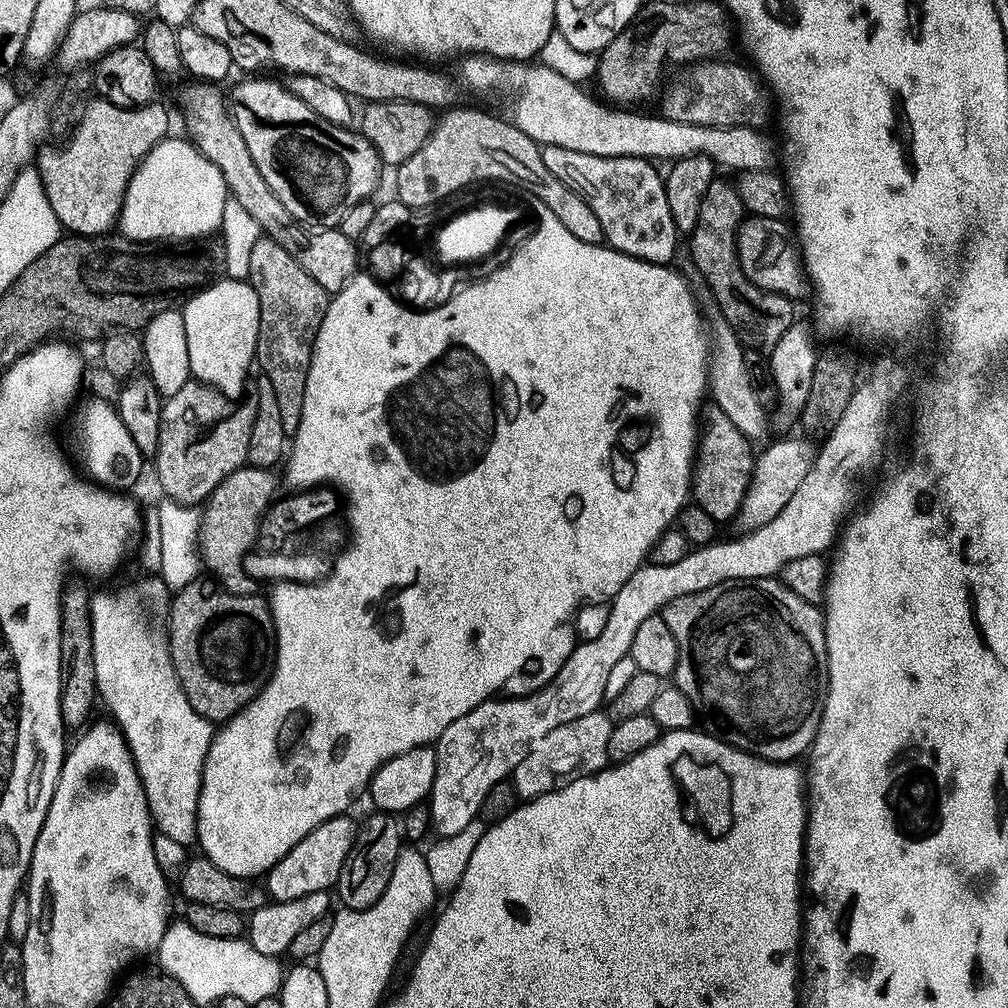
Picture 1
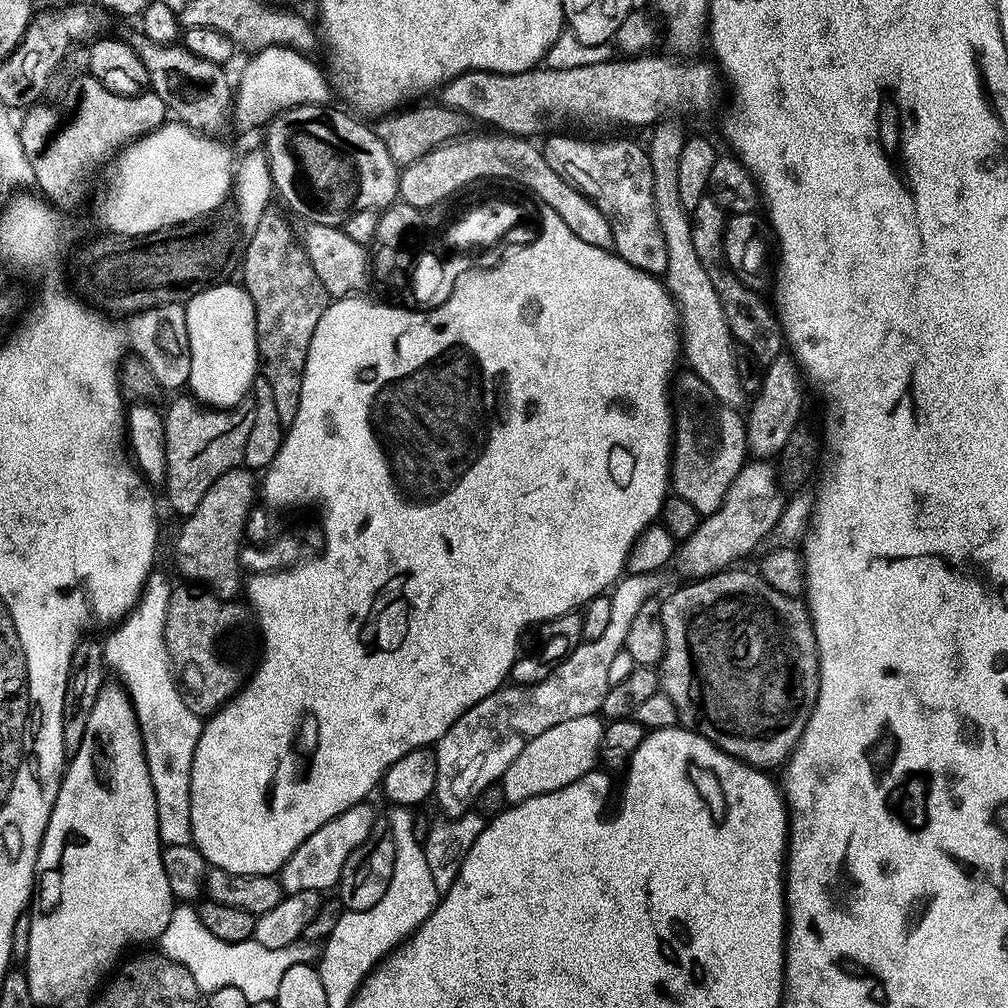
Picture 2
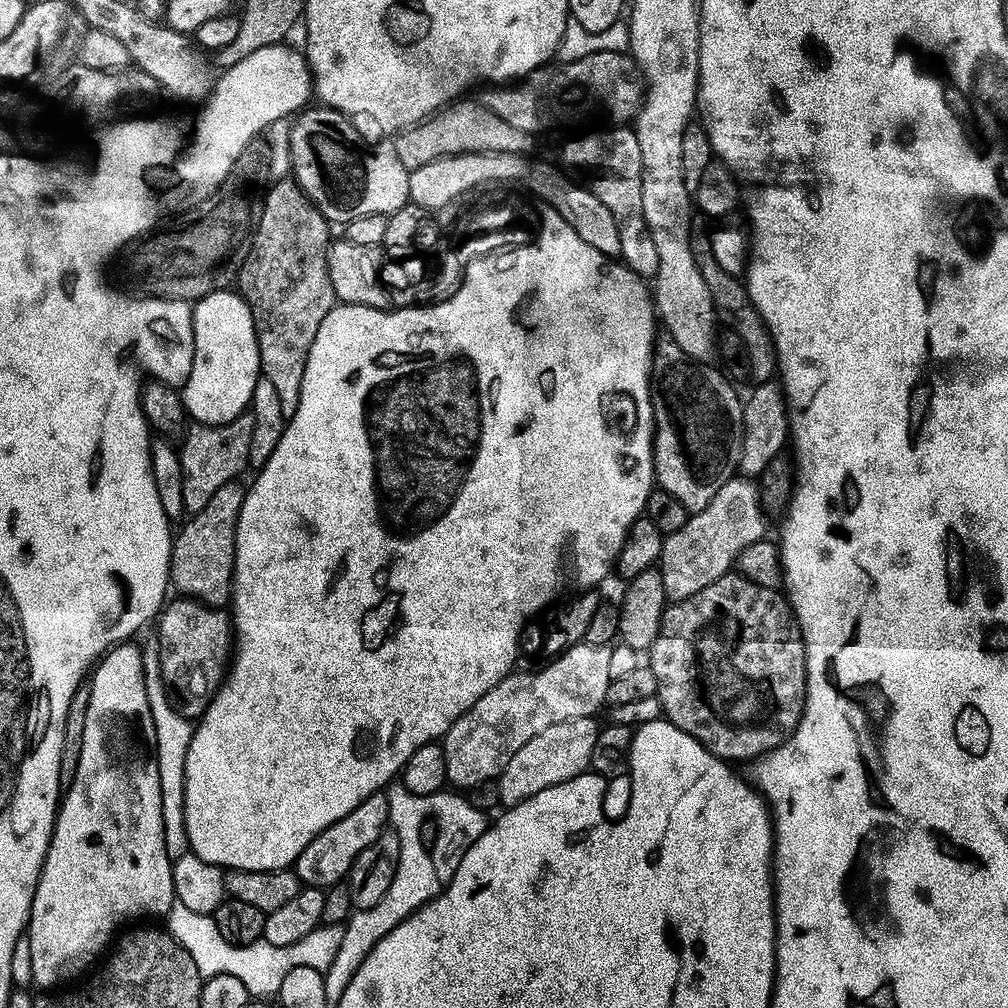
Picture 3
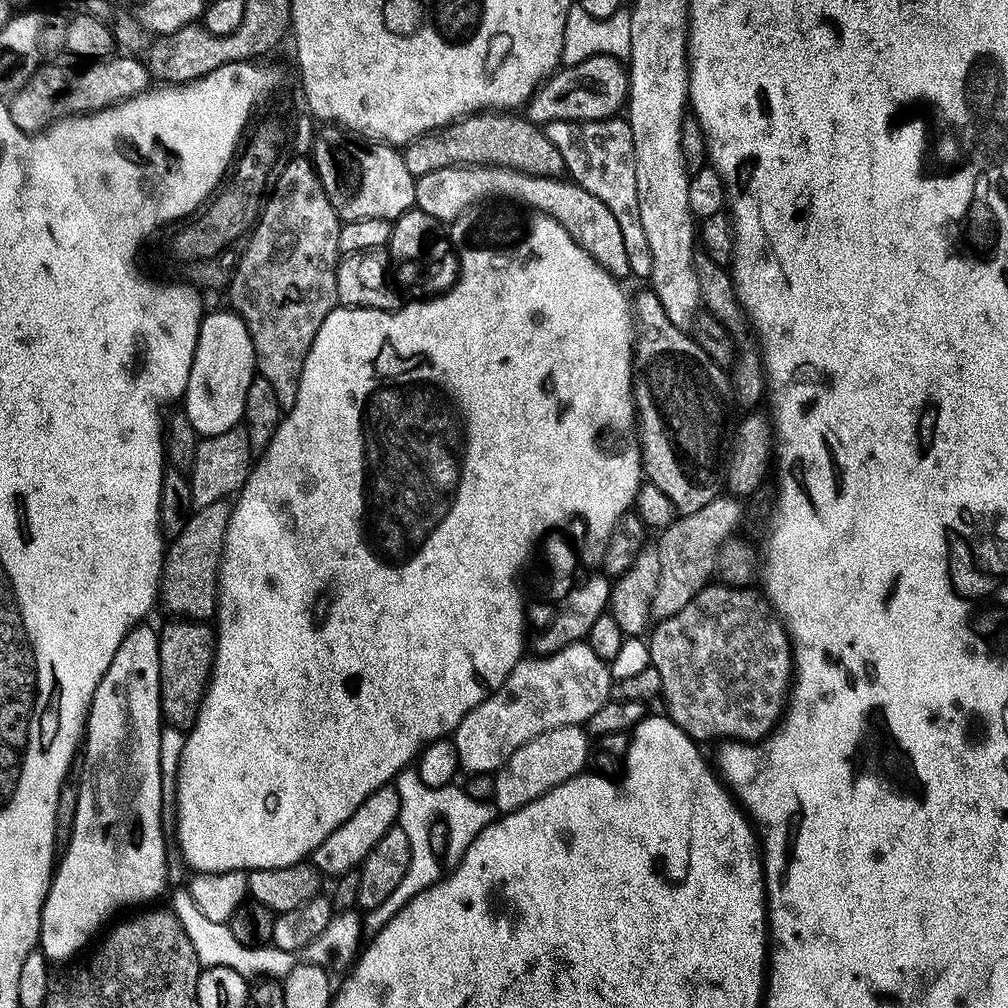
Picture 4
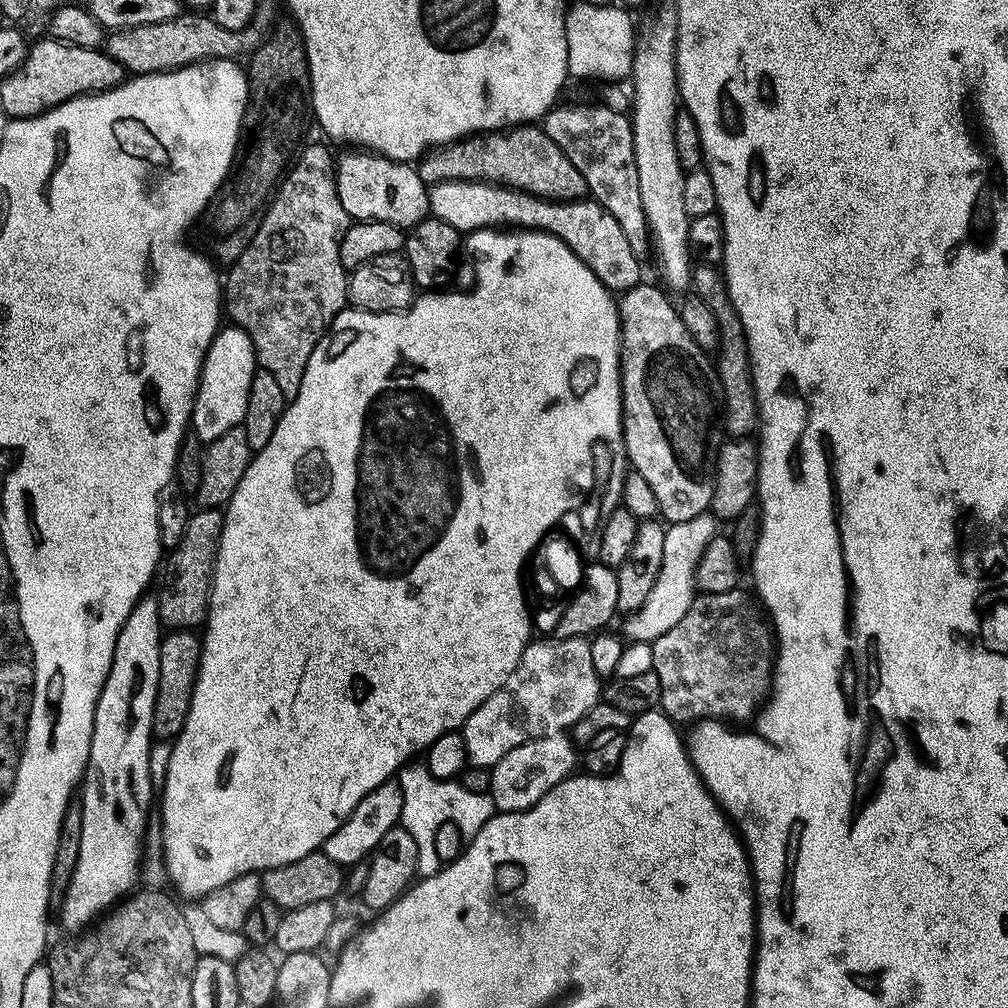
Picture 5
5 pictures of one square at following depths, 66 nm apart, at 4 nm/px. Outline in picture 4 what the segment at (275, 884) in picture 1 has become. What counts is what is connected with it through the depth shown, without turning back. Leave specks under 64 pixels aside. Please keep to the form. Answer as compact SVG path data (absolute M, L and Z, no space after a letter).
M386 783L378 790L371 792L362 802L362 806L358 806L358 810L354 810L354 814L350 814L350 818L346 818L346 822L342 822L342 826L335 828L312 851L311 863L315 864L316 869L325 877L332 876L331 878L339 878L352 868L359 868L360 863L366 858L366 854L370 854L370 850L374 850L374 842L378 842L378 838L382 838L382 834L386 834L386 830L393 828L398 818L398 790L391 783Z

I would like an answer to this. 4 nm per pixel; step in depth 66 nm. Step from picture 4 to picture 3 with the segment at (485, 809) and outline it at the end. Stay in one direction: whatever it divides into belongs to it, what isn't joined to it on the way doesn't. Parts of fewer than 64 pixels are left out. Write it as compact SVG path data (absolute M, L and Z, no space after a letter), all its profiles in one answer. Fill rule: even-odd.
M395 780L387 785L384 793L389 827L398 834L399 862L382 901L376 906L353 911L345 921L342 945L334 964L323 975L325 1002L328 1006L335 1006L340 1001L342 990L346 990L354 971L358 970L373 946L394 926L401 924L410 914L432 900L440 892L442 884L453 880L466 850L482 836L490 823L485 811L470 805L465 795L450 790L418 795L406 790L403 781ZM428 818L437 822L436 842L431 850L423 846L420 837L422 822Z

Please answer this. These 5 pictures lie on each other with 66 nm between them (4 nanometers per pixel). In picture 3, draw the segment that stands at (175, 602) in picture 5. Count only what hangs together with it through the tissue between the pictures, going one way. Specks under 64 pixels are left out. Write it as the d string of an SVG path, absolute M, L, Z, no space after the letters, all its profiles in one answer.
M233 482L221 486L202 506L179 525L172 541L168 574L170 584L181 597L199 600L211 608L224 608L232 595L232 567L236 561L236 523L242 510L245 485Z

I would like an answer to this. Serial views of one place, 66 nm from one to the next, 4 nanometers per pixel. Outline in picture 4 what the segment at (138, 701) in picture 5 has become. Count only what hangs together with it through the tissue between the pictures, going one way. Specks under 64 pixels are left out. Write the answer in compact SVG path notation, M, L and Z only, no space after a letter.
M109 668L105 669L99 682L96 683L96 689L92 695L92 700L88 703L88 723L82 741L82 760L84 756L84 769L82 769L81 772L78 772L80 789L77 794L77 810L74 813L73 828L70 830L69 842L66 847L62 849L62 855L55 865L52 873L52 880L48 884L48 893L44 899L44 905L42 906L42 914L40 915L40 939L38 941L38 948L39 951L44 953L44 957L48 962L68 959L68 961L71 961L73 959L71 956L74 955L75 952L81 951L80 953L83 953L85 949L93 943L94 937L113 919L111 916L114 915L119 908L128 908L131 904L140 904L136 906L144 906L149 902L159 901L156 899L164 892L164 883L168 880L170 867L167 862L164 828L160 825L160 806L162 806L160 792L161 731L160 672L115 672L115 670L110 670Z

